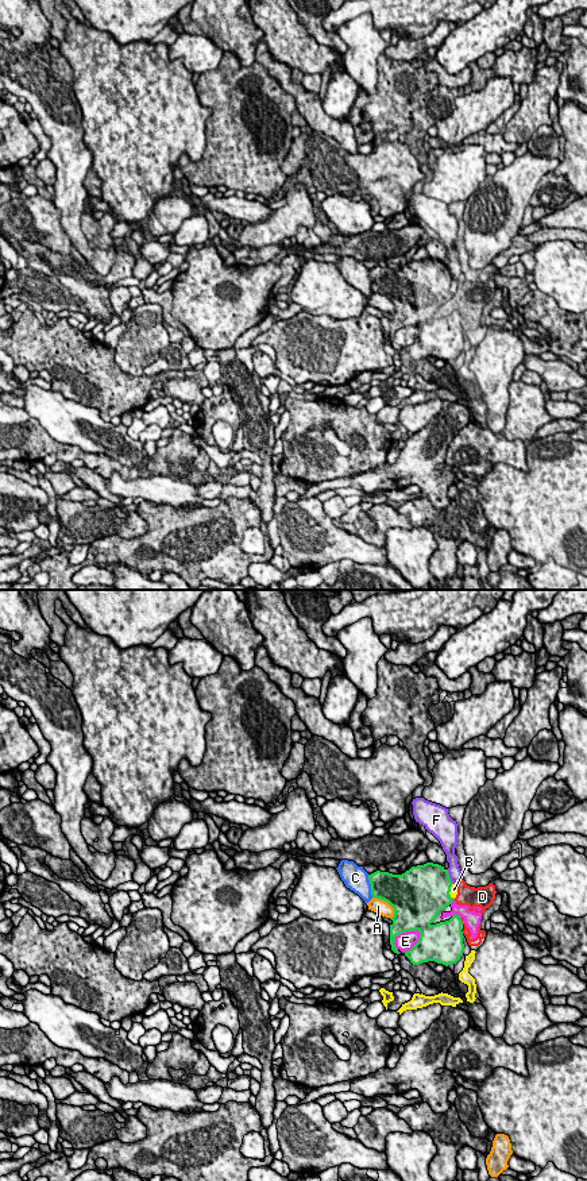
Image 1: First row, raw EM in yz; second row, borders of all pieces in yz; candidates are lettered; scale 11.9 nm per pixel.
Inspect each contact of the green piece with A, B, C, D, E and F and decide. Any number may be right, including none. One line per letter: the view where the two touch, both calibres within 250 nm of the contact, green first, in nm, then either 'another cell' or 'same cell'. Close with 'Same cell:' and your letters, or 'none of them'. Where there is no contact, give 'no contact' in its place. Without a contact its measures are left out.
A: contact in yz; calibres 460 and 170 nm; another cell
B: contact in yz; calibres 500 and 100 nm; another cell
C: contact in yz; calibres 340 and 300 nm; another cell
D: contact in yz; calibres 380 and 30 nm; another cell
E: contact in yz; calibres 460 and 220 nm; same cell
F: contact in yz; calibres 500 and 160 nm; another cell
Same cell: E

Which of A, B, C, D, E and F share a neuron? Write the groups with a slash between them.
A / B / C / D / E / F

